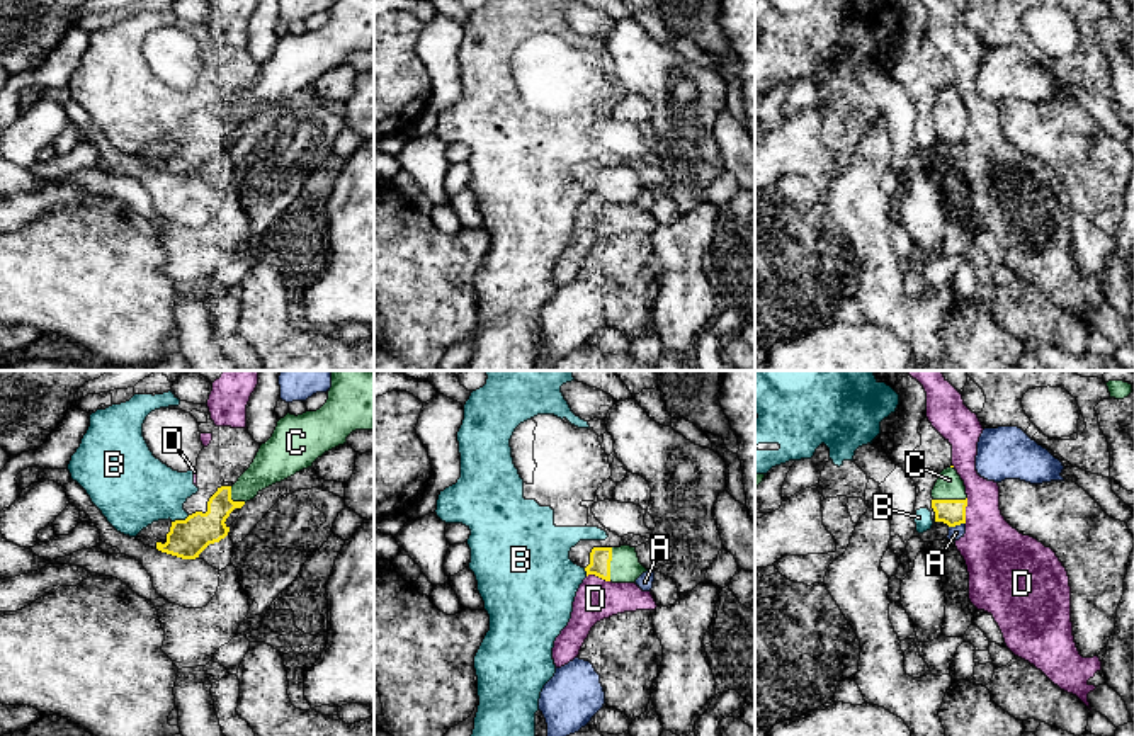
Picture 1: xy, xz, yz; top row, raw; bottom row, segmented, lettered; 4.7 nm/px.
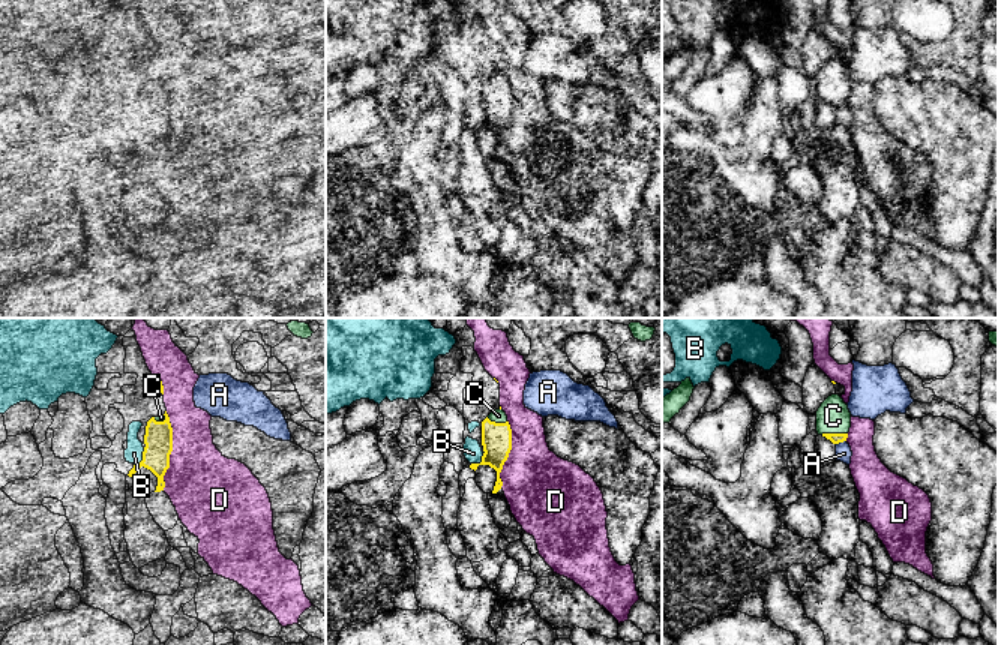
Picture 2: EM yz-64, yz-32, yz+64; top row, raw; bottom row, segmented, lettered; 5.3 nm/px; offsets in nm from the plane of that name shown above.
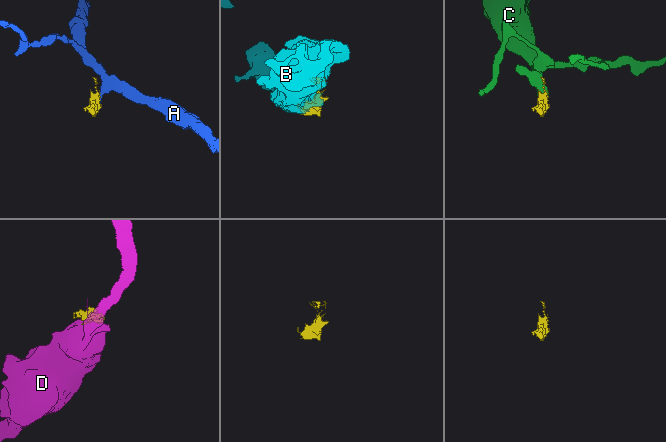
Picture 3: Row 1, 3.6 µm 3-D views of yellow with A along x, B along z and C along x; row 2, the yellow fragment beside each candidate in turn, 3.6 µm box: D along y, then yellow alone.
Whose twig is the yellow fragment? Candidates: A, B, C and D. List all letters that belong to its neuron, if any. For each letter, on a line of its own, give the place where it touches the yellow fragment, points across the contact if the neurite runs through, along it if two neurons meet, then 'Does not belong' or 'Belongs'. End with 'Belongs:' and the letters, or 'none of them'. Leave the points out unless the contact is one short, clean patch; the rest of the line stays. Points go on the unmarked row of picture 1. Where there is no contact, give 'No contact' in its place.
A: Touches yellow at yz (956, 143). Does not belong
B: Touches yellow at xy (181, 140). Does not belong
C: Touches yellow at xz (609, 184). Belongs
D: Touches yellow at yz (964, 130). Does not belong
Belongs: C

